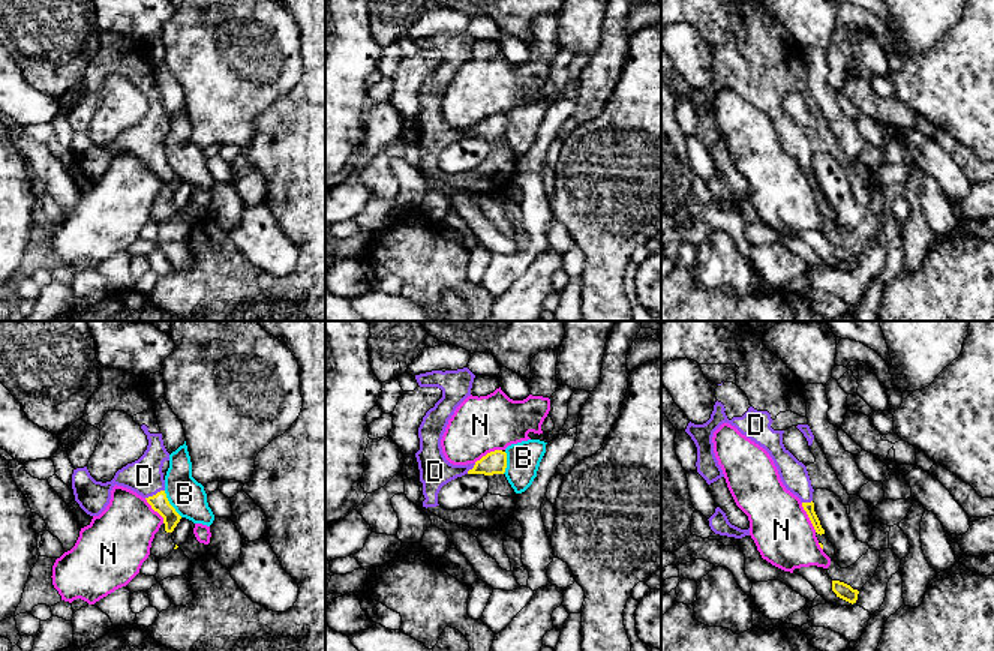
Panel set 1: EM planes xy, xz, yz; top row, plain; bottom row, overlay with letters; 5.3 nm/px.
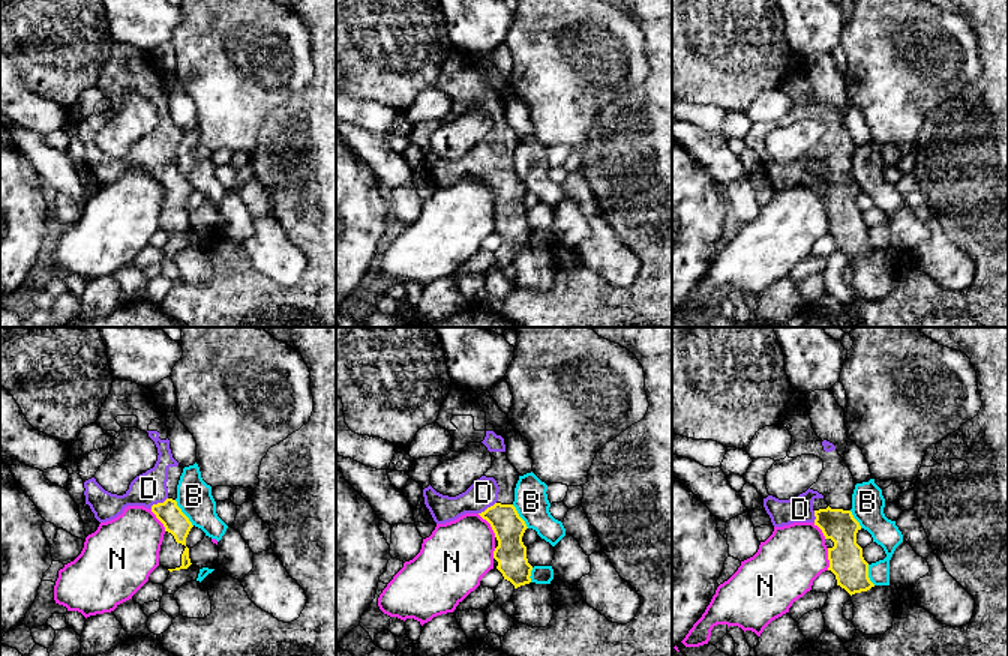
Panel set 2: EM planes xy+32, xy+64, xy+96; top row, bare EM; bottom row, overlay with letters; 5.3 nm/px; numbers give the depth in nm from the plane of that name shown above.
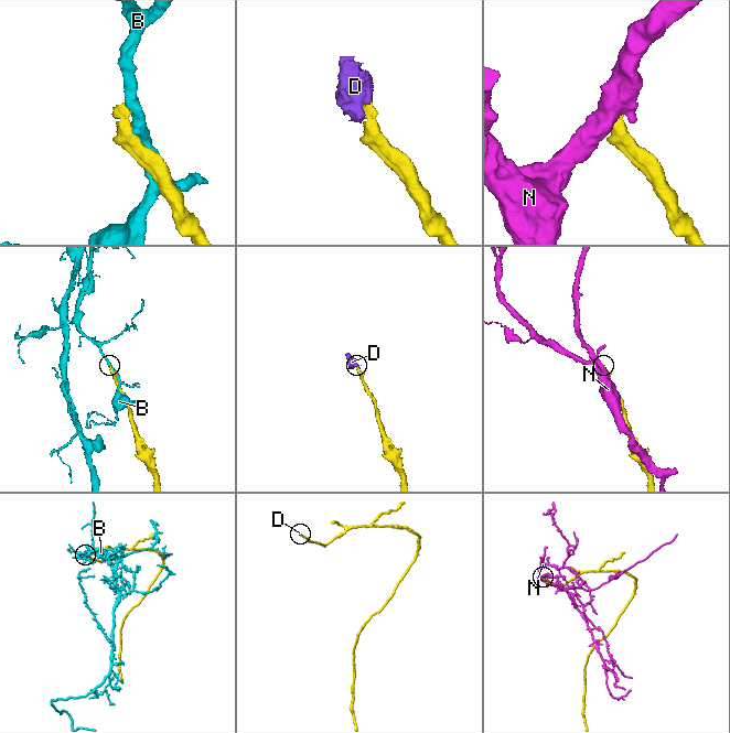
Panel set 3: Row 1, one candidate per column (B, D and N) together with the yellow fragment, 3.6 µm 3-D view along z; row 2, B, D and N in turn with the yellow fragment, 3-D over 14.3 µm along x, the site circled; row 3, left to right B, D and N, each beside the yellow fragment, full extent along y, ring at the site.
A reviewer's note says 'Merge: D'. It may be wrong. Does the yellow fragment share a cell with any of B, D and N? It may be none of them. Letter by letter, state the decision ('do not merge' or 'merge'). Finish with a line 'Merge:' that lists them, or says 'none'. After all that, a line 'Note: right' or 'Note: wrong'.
B: do not merge
D: merge
N: do not merge
Merge: D
Note: right

